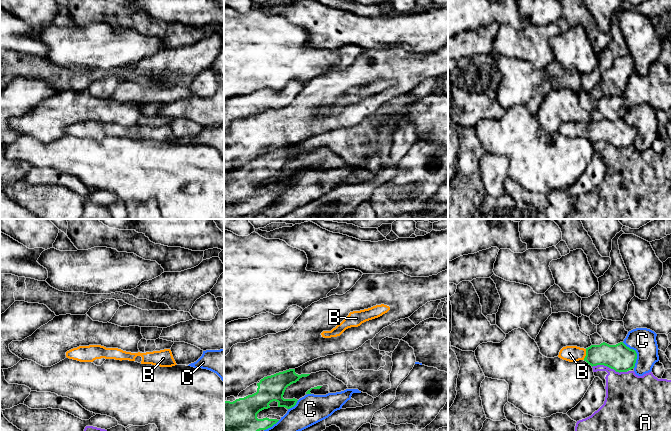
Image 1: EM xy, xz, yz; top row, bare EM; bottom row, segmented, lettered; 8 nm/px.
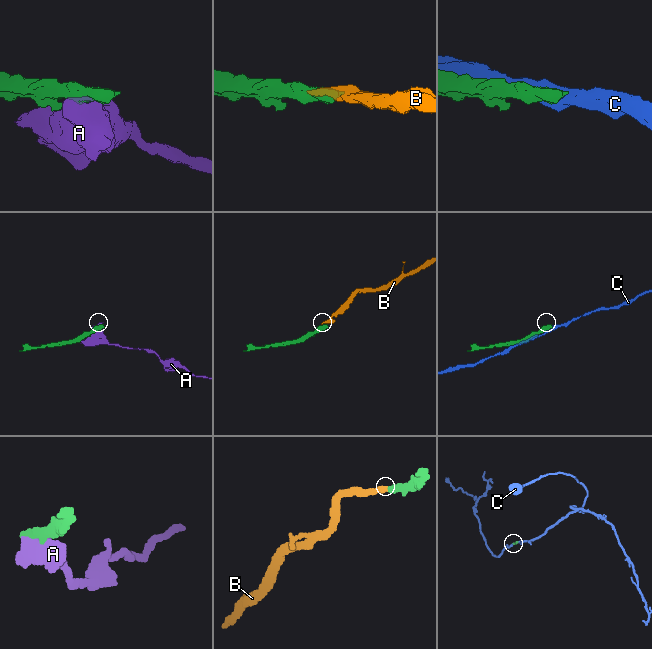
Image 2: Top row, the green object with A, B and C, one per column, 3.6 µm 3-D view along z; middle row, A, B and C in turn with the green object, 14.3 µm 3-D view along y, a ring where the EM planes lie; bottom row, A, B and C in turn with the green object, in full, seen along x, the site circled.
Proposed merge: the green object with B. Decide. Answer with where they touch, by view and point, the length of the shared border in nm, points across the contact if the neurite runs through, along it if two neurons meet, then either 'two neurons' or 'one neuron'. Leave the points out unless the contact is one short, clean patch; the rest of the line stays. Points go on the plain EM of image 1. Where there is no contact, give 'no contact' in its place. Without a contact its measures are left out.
contact yz (586, 130); length 90 nm; way yz (617, 133), (605, 130), (586, 130), (569, 129); one neuron

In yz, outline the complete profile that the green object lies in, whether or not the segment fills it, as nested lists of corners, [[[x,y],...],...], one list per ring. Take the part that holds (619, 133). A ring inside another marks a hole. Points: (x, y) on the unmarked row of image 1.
[[[603,118],[600,121],[591,121],[586,125],[566,122],[560,126],[558,133],[569,138],[584,136],[592,143],[604,141],[620,149],[635,143],[637,129],[623,118],[616,121]]]

